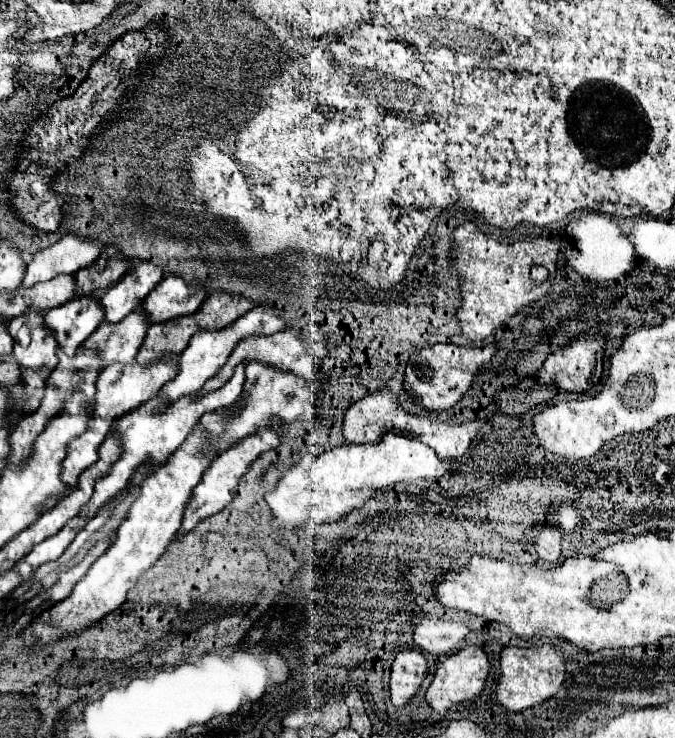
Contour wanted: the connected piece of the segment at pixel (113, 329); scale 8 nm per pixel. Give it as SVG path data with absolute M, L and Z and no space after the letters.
M139 307L133 313L129 313L129 317L123 317L123 321L119 321L117 325L109 325L107 321L103 321L89 335L85 345L101 351L103 369L111 363L129 365L137 357L137 349L141 349L147 327L149 321L145 321L145 313L141 313Z

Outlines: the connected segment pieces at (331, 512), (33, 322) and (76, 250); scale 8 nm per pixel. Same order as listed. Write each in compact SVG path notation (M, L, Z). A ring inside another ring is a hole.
M389 431L373 445L341 445L323 455L303 457L265 499L273 511L275 527L295 529L301 523L327 523L361 507L377 489L413 479L439 479L451 471L453 463L455 459L441 461L425 443Z
M27 309L21 317L13 317L13 321L9 323L9 333L15 339L13 355L21 365L23 381L27 385L27 401L23 405L23 413L33 413L41 405L41 399L45 395L45 381L57 365L57 341L53 341L53 333L45 329L45 317L43 313L37 313L37 309Z
M65 235L55 245L37 251L29 265L27 275L23 279L25 287L35 283L47 281L57 273L77 273L79 269L93 265L101 255L103 245L99 239L93 237L79 237L79 235Z

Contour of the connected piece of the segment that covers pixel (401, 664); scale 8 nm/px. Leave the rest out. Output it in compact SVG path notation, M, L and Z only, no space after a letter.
M403 649L391 665L391 701L405 707L427 675L427 661L417 649Z

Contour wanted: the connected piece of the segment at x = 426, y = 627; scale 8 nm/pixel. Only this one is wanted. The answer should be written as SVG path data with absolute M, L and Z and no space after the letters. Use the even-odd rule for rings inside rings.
M421 621L413 627L413 643L433 655L449 655L463 645L469 627L449 621Z

